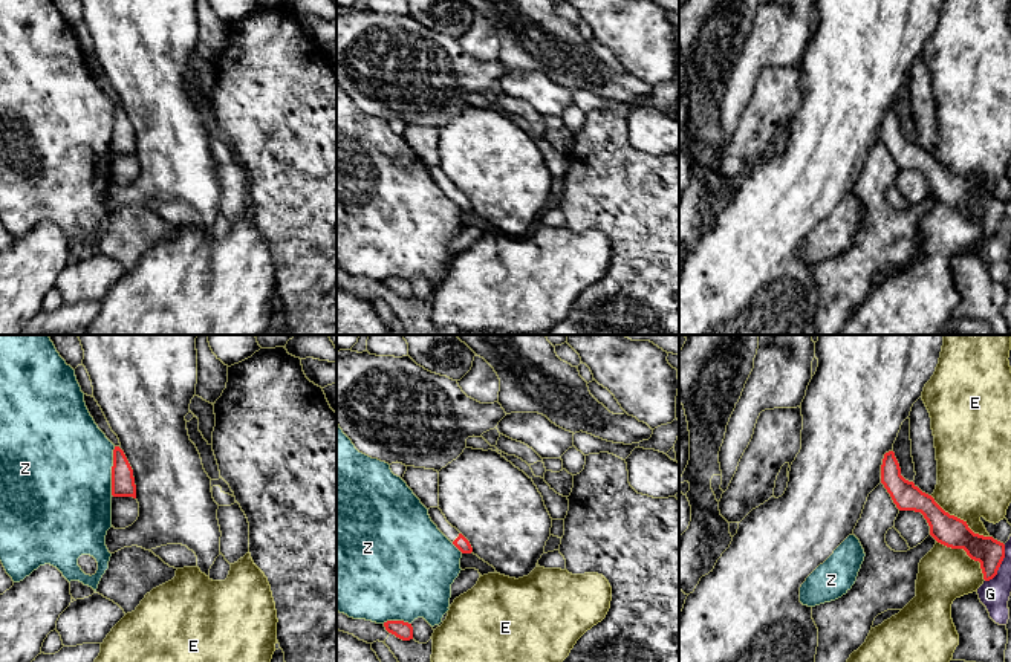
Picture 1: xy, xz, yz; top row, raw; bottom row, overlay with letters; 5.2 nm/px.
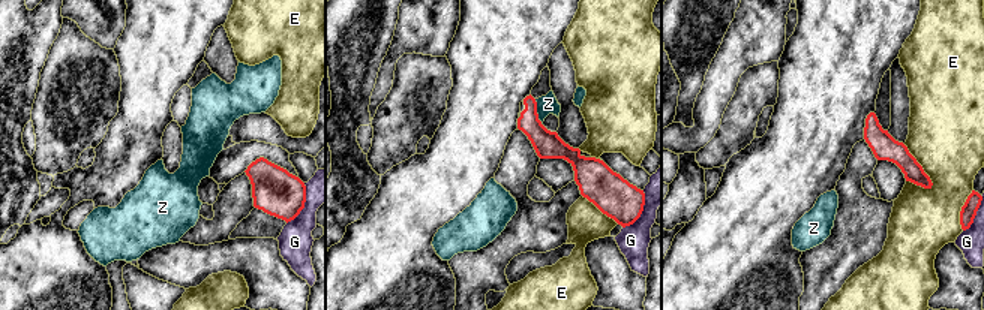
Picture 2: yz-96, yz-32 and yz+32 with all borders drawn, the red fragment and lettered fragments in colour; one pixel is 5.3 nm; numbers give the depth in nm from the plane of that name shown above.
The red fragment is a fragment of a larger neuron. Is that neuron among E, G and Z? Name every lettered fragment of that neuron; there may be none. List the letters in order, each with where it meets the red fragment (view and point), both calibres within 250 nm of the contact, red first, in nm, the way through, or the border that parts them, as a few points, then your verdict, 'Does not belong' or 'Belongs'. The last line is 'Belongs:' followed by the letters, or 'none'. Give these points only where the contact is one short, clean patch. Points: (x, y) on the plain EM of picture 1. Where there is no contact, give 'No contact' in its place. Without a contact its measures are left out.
E: Touches red at yz (959, 176). Thickness 160 nm (red) against 380 nm. Does not belong
G: Touches red at yz (1001, 220). Thickness 150 nm (red) against 160 nm. Does not belong
Z: Touches red at xy (112, 129). Thickness 130 nm (red) against 500 nm. Does not belong
Belongs: none

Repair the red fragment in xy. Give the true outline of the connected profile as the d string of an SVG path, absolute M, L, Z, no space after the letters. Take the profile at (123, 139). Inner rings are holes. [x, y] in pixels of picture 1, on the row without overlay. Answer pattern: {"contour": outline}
{"contour": "M119 104L113 107L112 153L136 156L133 127Z"}

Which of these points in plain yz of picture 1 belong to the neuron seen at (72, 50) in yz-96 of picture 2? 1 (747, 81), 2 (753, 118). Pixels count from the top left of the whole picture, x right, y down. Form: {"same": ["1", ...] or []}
{"same": ["2"]}

